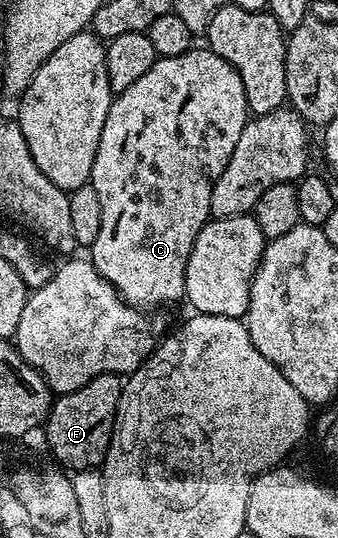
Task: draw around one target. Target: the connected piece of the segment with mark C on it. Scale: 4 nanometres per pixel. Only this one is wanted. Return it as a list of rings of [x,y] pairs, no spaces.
[[[194,46],[188,52],[179,54],[175,58],[167,58],[162,56],[151,66],[151,70],[147,70],[147,74],[143,74],[143,78],[139,78],[139,82],[131,82],[131,86],[127,86],[127,90],[116,93],[113,97],[113,105],[109,108],[107,114],[107,122],[103,122],[103,134],[99,138],[99,150],[95,150],[95,162],[93,169],[89,175],[95,194],[99,194],[99,203],[103,205],[103,226],[99,226],[99,238],[95,238],[95,242],[91,245],[91,259],[95,270],[99,270],[99,274],[103,274],[103,278],[107,278],[107,282],[111,282],[114,288],[121,293],[121,297],[125,299],[125,303],[133,308],[142,310],[150,310],[149,308],[161,308],[164,304],[173,304],[176,300],[179,302],[185,300],[185,275],[187,274],[187,258],[191,258],[191,246],[195,246],[195,238],[199,234],[199,230],[203,230],[203,226],[208,224],[211,217],[211,190],[215,186],[215,182],[219,178],[219,174],[223,174],[223,170],[227,170],[227,162],[231,162],[231,153],[234,152],[236,144],[239,142],[239,134],[243,134],[243,126],[246,120],[250,119],[251,113],[247,106],[247,98],[243,94],[243,82],[239,78],[237,71],[223,58],[219,58],[219,54],[215,54],[208,47]]]

